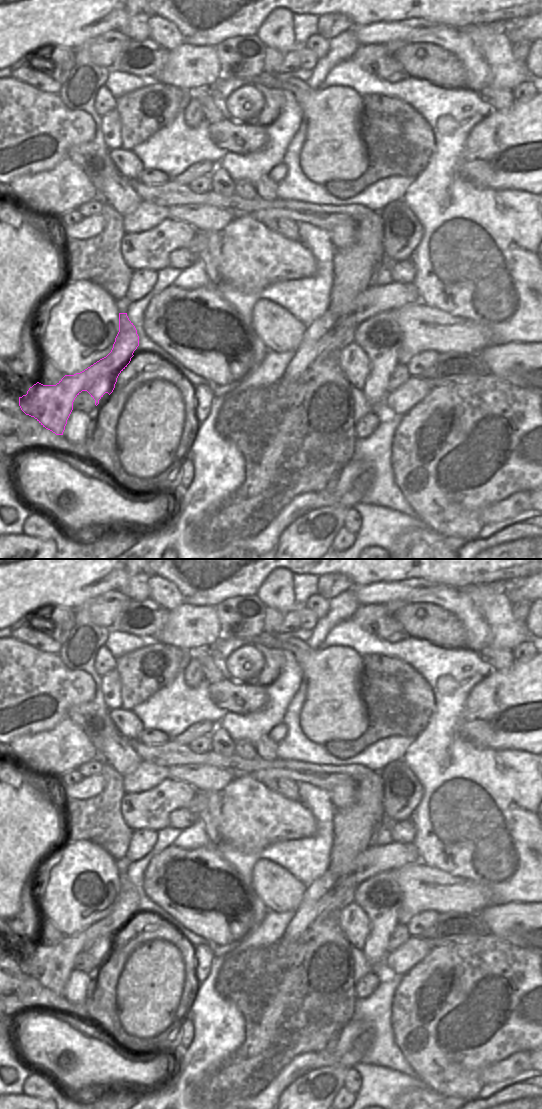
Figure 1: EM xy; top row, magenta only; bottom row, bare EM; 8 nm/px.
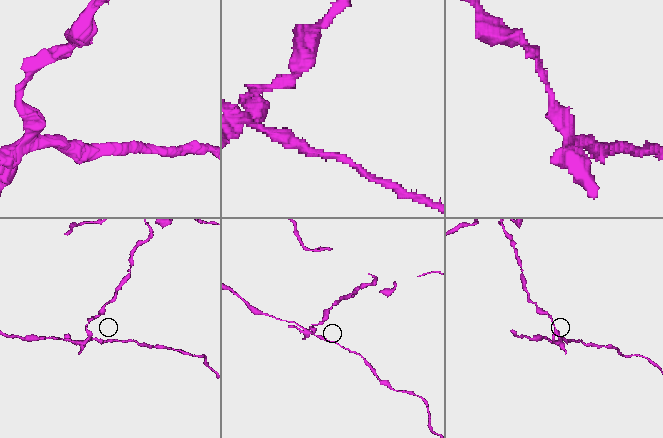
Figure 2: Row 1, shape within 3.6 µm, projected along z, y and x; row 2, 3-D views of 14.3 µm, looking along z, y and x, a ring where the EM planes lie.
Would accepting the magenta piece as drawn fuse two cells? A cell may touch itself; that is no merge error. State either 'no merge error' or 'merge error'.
merge error

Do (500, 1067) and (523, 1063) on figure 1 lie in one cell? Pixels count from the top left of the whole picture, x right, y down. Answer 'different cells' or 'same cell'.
same cell

